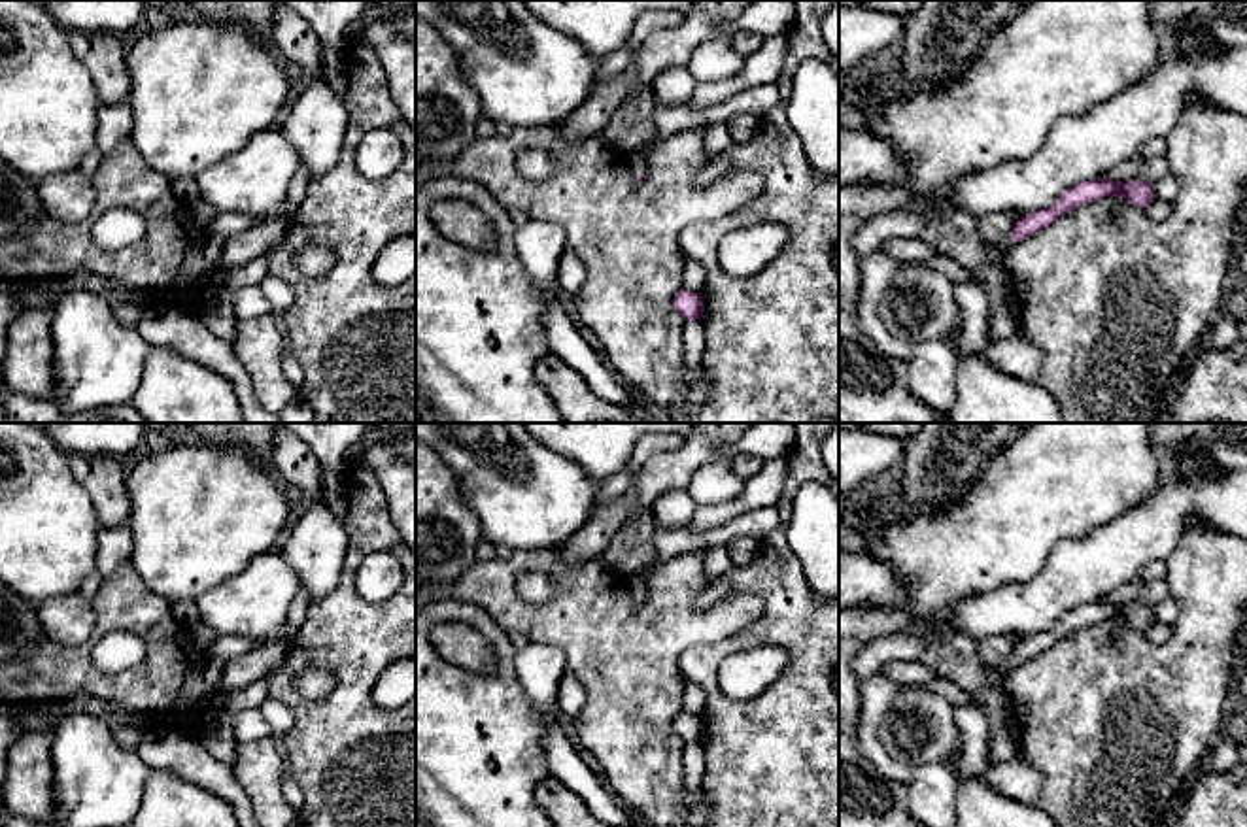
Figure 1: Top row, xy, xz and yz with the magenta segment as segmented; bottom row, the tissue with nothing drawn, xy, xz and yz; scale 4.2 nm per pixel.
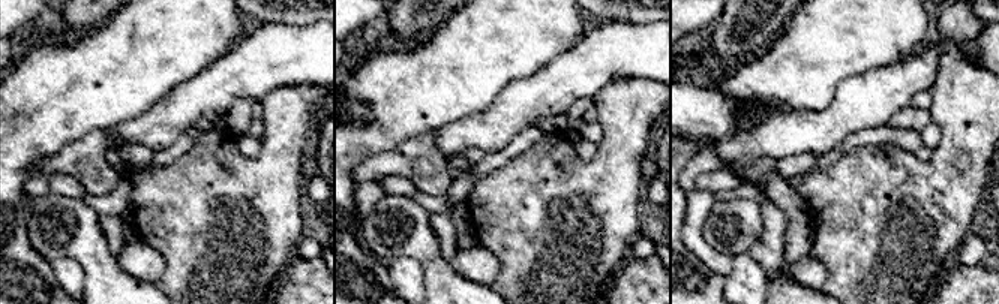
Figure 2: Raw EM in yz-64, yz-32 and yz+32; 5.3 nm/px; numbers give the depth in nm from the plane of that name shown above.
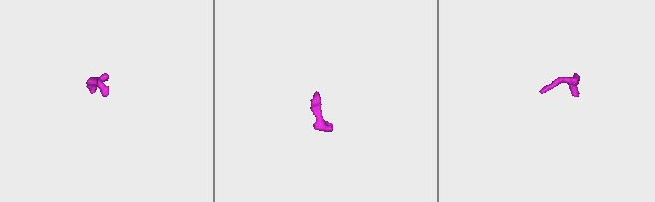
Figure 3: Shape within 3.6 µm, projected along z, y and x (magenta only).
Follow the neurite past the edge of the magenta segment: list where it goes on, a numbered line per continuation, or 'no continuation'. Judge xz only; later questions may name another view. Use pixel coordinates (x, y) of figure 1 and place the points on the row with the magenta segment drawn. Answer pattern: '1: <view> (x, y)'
1: xz (637, 165)

